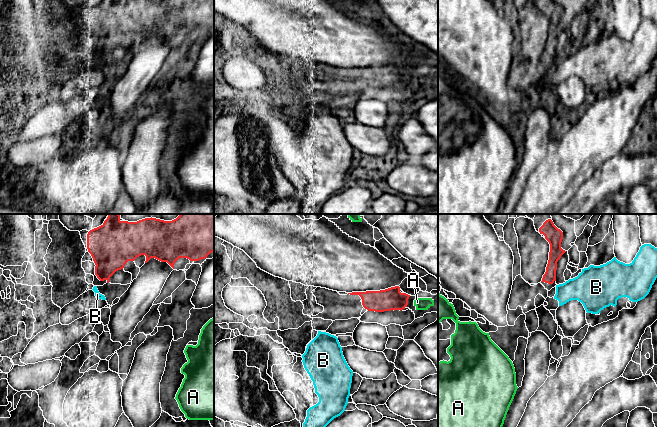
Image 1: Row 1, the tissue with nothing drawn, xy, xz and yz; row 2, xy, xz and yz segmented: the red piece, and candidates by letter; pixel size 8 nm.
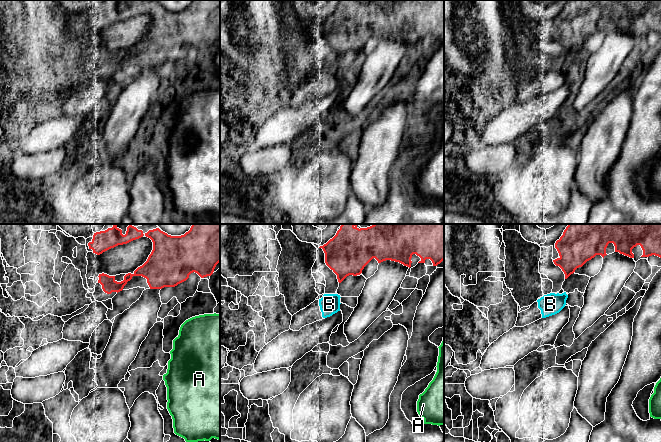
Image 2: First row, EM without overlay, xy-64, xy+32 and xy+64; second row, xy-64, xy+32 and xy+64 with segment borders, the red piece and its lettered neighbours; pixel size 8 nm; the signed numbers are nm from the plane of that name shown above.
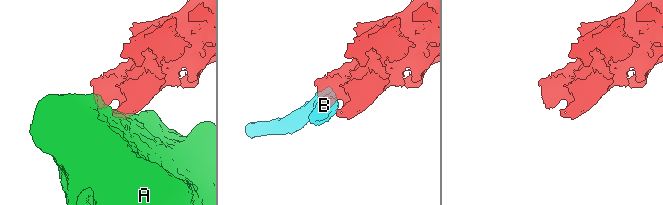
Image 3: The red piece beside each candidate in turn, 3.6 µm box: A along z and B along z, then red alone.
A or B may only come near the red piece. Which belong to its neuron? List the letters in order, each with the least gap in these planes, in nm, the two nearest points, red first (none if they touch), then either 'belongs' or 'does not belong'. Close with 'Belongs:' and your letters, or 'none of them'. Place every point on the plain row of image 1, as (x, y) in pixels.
A: gap 50 nm; span xz (408, 74), (414, 76); does not belong
B: gap 30 nm; span yz (553, 58), (556, 61); does not belong
Belongs: none of them

